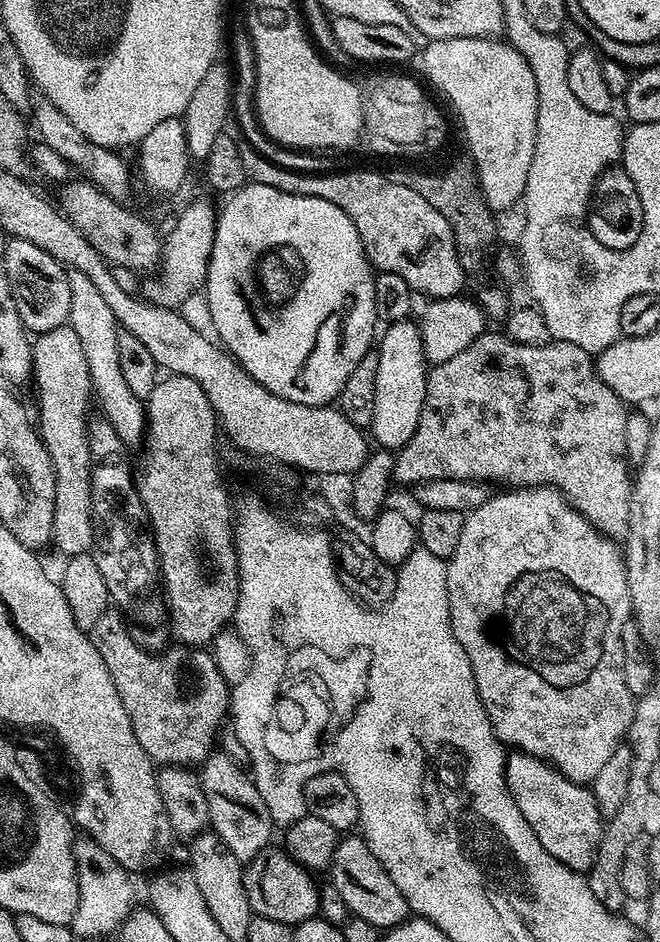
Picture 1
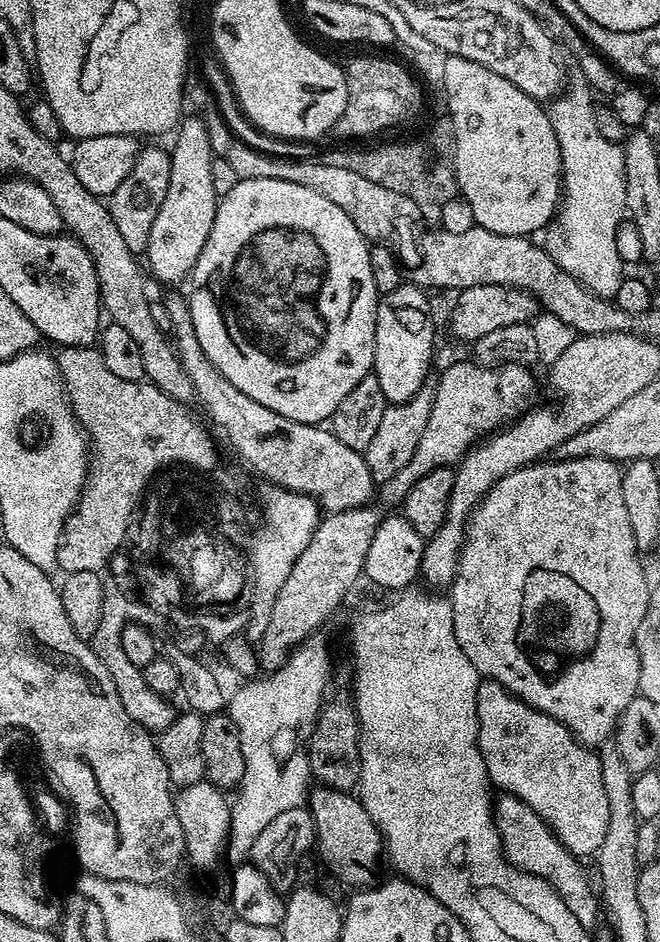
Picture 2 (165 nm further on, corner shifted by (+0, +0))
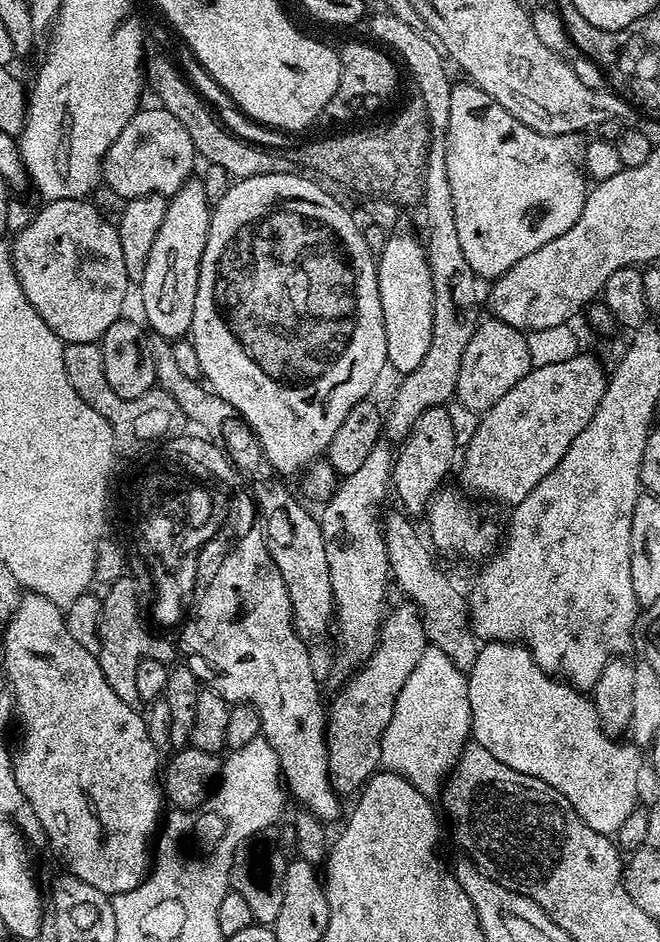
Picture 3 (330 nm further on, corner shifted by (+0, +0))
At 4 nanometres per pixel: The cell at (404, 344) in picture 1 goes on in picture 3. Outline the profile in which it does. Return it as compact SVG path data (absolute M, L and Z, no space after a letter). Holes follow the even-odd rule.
M396 230L389 235L378 257L376 277L382 302L382 318L386 326L386 354L388 364L399 374L418 370L426 350L430 350L430 330L434 310L434 290L430 282L430 266L426 248L408 232Z

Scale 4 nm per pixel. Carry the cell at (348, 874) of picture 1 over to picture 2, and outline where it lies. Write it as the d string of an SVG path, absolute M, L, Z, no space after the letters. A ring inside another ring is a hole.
M316 786L311 789L306 804L314 818L314 826L316 827L314 848L317 853L320 851L321 857L319 856L319 859L322 861L323 867L329 873L337 876L349 889L363 890L373 887L378 880L376 867L380 864L380 856L382 860L382 837L380 829L376 827L370 814L366 814L364 803L352 792L339 792L333 788Z

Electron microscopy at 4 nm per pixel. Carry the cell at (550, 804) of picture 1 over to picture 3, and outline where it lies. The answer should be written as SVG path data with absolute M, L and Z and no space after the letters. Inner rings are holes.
M489 640L481 643L479 649L478 658L474 658L474 666L467 669L466 672L470 710L472 711L471 739L475 743L486 746L486 750L490 750L490 754L494 754L494 758L498 758L498 762L506 762L506 766L510 766L510 770L530 774L534 778L554 786L554 790L558 790L558 794L562 794L566 798L566 802L570 802L570 806L574 806L578 818L582 818L582 822L586 822L586 826L590 826L590 830L598 830L605 834L615 834L618 826L622 826L623 820L638 806L639 800L636 799L640 796L641 749L631 742L616 744L620 742L608 736L606 730L600 725L598 710L592 705L591 699L581 689L573 688L571 684L557 677L549 676L547 672L544 672L542 666L538 666L538 662L534 662L530 650L525 648L523 644L510 644L507 640Z

